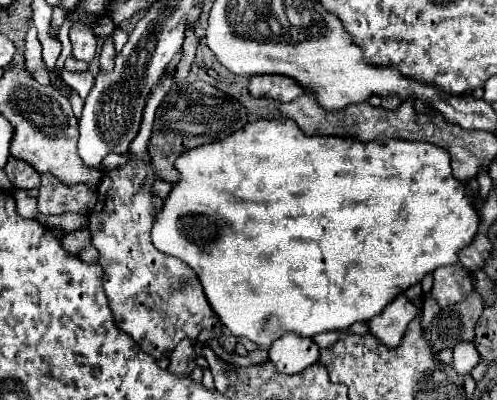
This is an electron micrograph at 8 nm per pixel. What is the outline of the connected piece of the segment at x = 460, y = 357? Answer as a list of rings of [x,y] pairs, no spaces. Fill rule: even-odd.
[[[459,342],[455,348],[453,348],[453,368],[457,370],[457,374],[465,376],[469,374],[477,362],[479,362],[479,352],[477,348],[473,346],[473,342]]]

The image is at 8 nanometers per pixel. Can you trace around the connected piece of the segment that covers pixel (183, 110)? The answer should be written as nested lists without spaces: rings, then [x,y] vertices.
[[[207,82],[175,86],[169,92],[169,96],[165,96],[165,100],[161,102],[161,106],[155,112],[153,132],[149,138],[151,166],[161,180],[175,184],[177,170],[173,168],[173,164],[179,154],[183,154],[189,148],[215,142],[217,138],[221,140],[221,138],[233,134],[235,130],[243,128],[245,124],[247,124],[247,112],[241,106],[241,102],[237,102],[235,98],[217,90],[215,86],[211,86]]]

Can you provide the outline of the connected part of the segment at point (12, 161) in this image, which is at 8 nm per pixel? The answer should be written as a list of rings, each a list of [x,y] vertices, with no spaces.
[[[9,158],[5,172],[15,188],[21,188],[21,190],[39,188],[39,174],[35,172],[35,168],[17,160],[17,158]]]

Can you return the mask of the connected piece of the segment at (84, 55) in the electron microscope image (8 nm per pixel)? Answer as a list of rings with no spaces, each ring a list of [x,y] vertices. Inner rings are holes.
[[[75,24],[71,28],[71,44],[73,44],[73,58],[91,62],[97,50],[97,38],[87,24]]]

